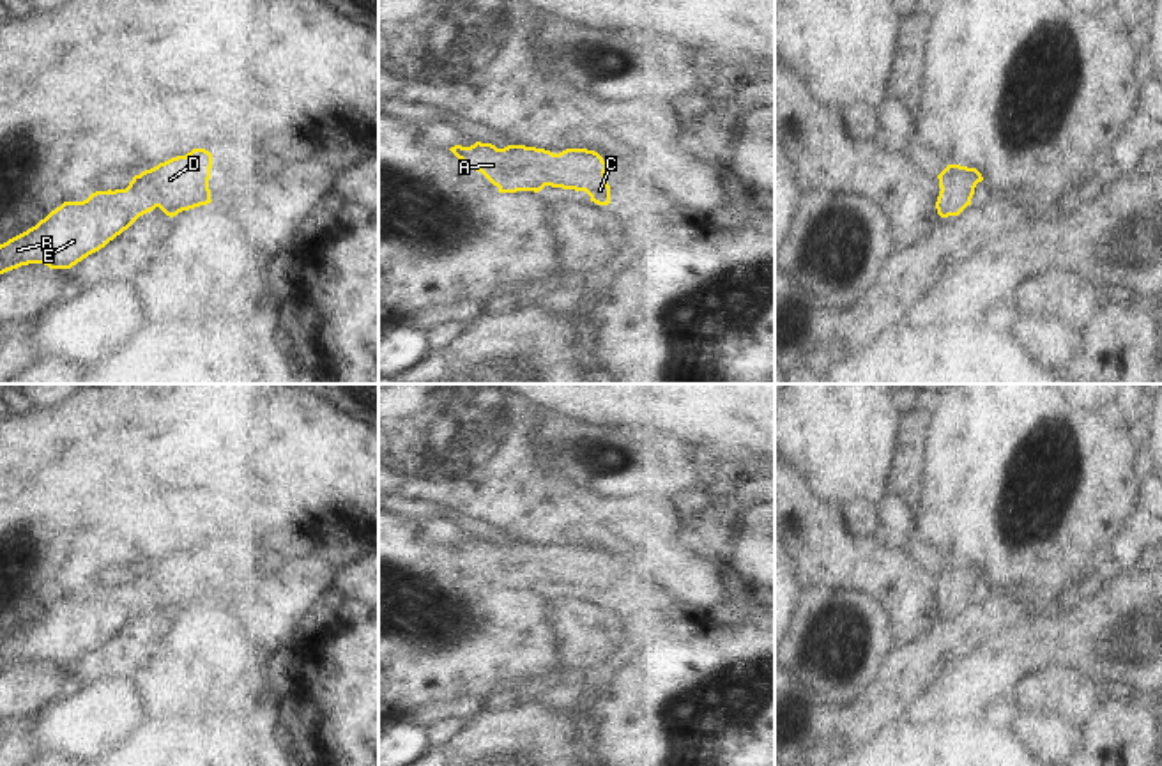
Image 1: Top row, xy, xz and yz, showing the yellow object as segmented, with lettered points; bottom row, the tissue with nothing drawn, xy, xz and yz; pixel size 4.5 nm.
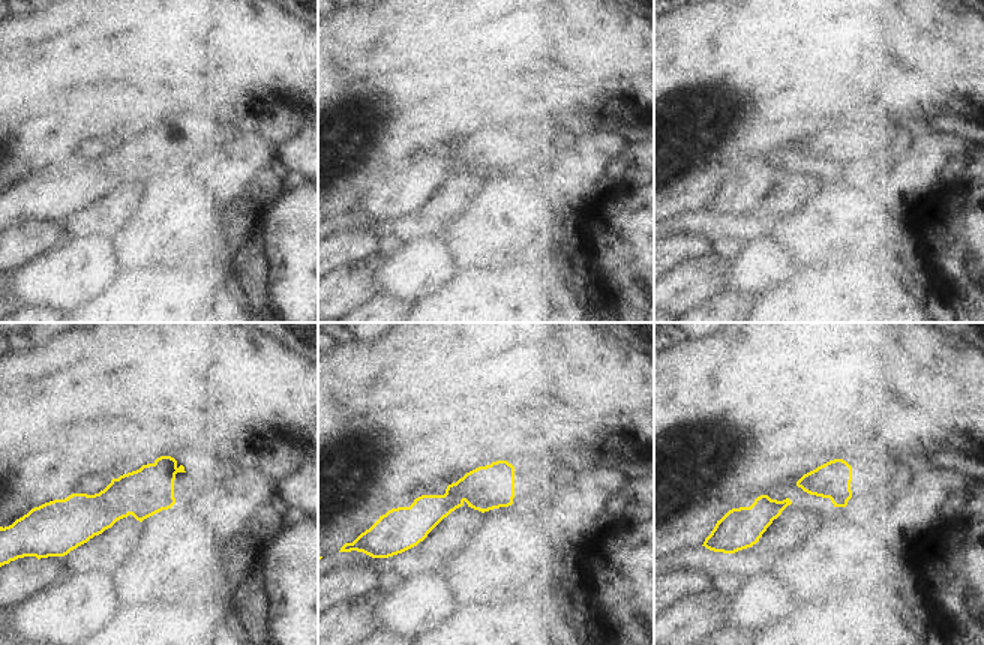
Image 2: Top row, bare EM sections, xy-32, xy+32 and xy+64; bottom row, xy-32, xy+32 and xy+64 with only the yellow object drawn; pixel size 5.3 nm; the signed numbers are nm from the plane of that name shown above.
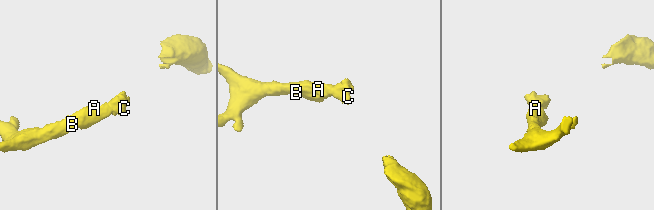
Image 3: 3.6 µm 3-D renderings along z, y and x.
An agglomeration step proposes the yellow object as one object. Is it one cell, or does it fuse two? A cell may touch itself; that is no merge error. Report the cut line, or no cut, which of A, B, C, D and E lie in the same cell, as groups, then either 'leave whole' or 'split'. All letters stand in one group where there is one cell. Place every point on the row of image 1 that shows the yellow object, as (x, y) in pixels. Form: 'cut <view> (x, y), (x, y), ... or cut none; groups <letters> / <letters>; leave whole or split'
cut none; groups A B C D E; leave whole

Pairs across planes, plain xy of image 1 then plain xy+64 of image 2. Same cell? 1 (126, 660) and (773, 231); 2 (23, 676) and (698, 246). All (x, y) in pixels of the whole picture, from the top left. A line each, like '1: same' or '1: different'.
1: different
2: same

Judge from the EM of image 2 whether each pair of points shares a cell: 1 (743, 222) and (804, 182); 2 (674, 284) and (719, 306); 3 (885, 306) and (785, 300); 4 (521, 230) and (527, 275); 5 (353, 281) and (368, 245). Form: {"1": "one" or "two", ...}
{"1": "one", "2": "two", "3": "one", "4": "two", "5": "two"}

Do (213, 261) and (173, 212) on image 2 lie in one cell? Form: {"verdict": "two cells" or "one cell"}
{"verdict": "one cell"}

